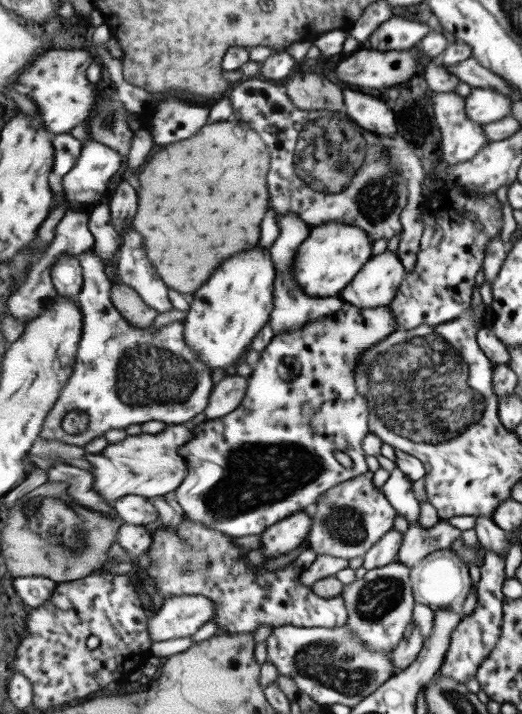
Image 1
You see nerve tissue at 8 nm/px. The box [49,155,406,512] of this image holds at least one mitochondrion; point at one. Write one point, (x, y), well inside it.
(146, 375)

